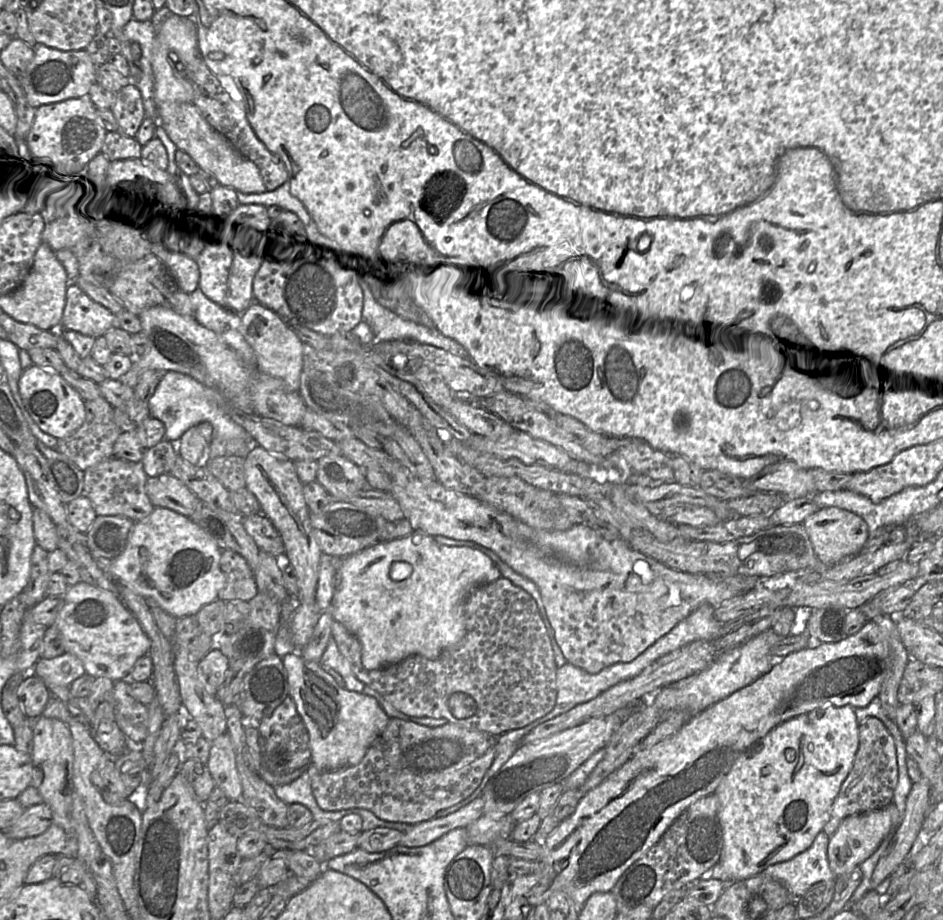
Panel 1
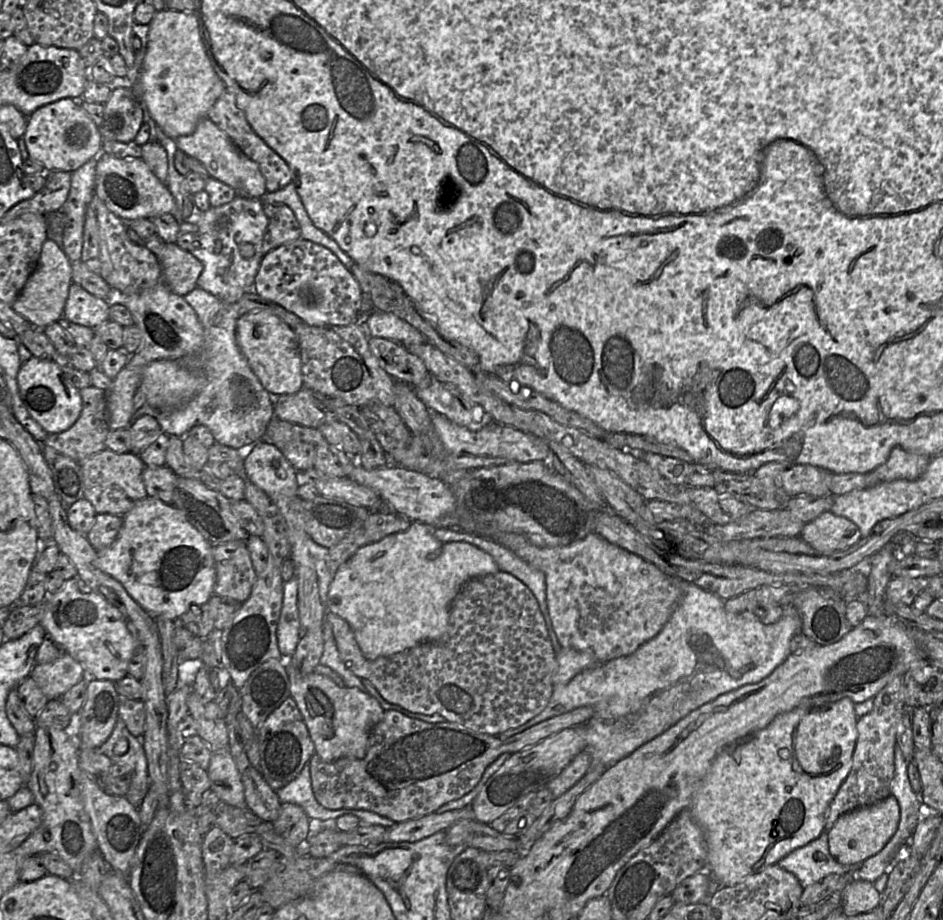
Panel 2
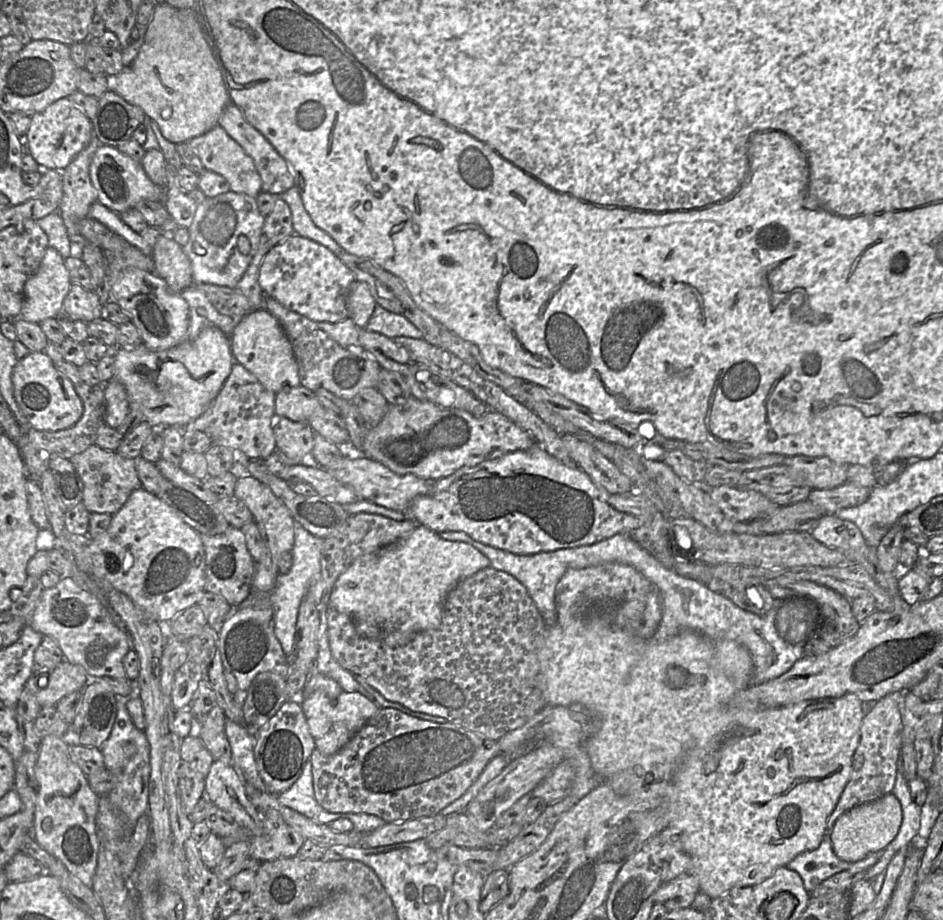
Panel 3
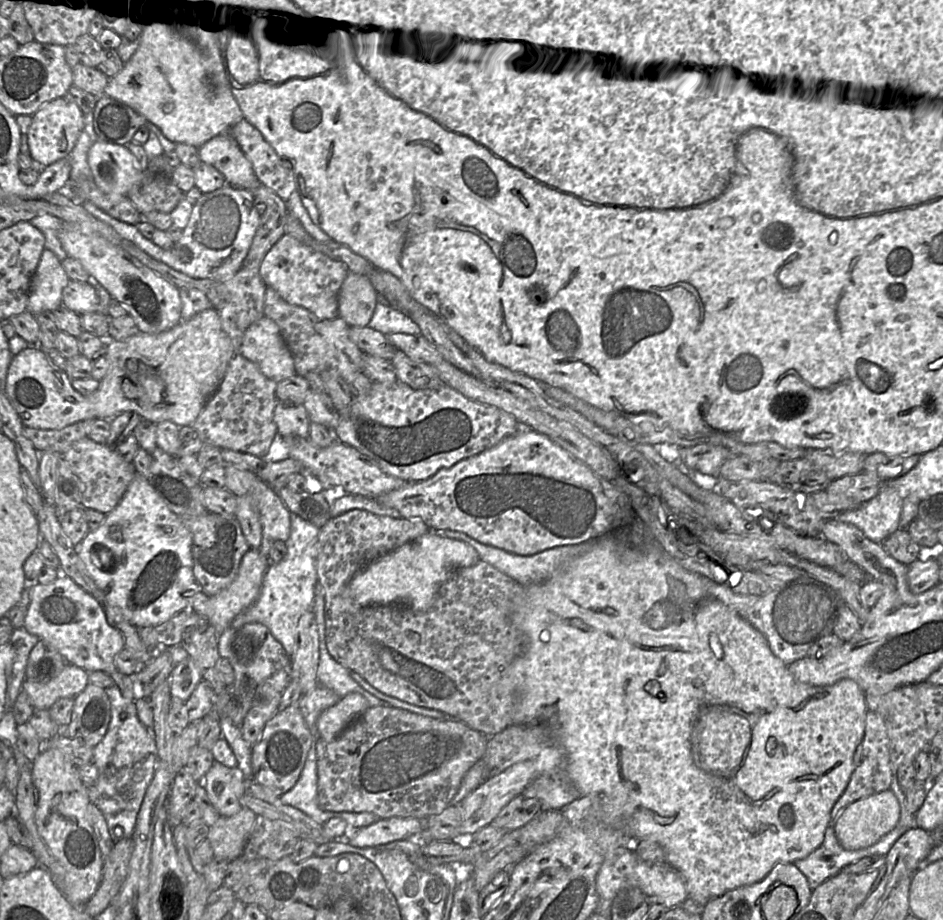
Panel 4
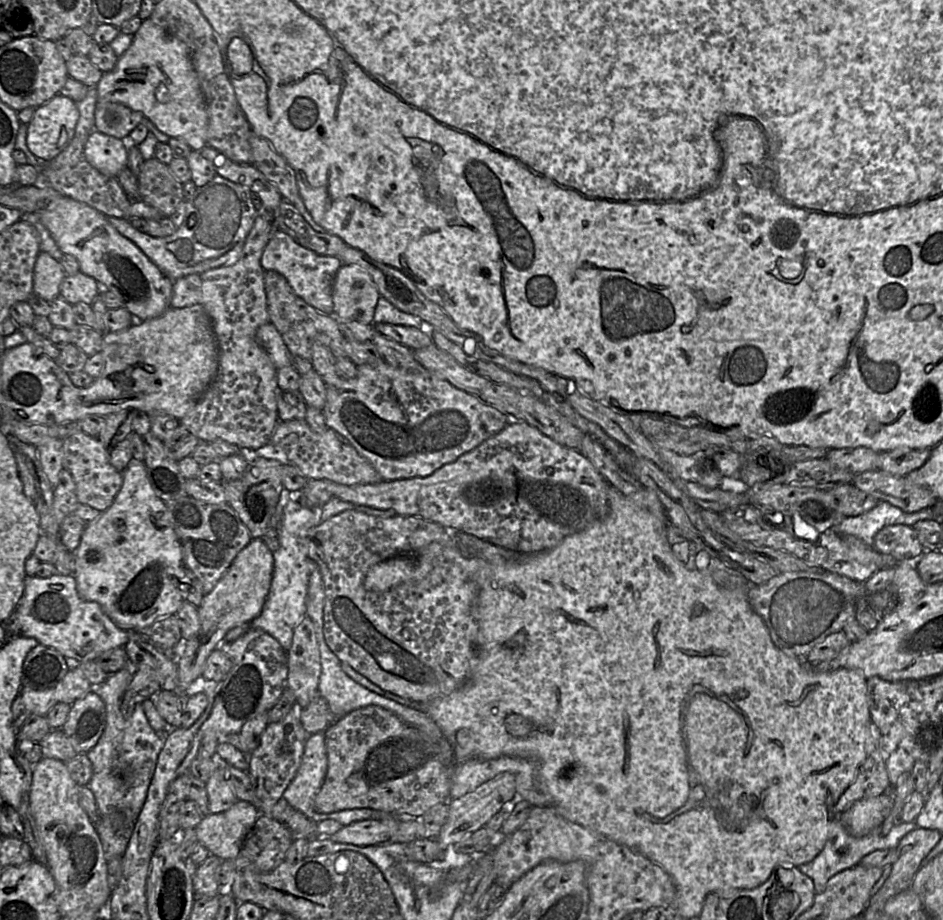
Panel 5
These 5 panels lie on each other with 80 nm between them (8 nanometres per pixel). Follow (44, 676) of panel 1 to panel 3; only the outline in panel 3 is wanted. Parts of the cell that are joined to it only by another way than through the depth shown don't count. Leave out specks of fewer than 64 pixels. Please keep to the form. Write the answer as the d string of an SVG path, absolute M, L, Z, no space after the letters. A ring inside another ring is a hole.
M65 659L48 674L45 688L38 686L38 679L38 675L32 674L24 687L35 695L42 707L55 705L62 697L87 686L85 669Z

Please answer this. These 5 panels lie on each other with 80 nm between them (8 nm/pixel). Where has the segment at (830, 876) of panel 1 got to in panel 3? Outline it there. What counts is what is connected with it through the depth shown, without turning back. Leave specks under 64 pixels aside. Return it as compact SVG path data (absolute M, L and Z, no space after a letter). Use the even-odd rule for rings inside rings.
M831 830L825 831L823 839L816 849L798 854L786 865L787 868L800 875L808 892L813 891L825 879L841 871L866 871L878 861L883 853L883 850L880 850L856 862L841 860L833 851Z

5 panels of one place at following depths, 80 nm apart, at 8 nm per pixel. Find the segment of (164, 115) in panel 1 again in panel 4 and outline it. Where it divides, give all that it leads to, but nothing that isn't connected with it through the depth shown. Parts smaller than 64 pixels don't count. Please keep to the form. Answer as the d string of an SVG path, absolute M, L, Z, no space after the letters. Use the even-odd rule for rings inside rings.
M228 132L219 134L201 145L198 155L203 162L222 173L226 183L235 188L252 190L261 184L251 162Z

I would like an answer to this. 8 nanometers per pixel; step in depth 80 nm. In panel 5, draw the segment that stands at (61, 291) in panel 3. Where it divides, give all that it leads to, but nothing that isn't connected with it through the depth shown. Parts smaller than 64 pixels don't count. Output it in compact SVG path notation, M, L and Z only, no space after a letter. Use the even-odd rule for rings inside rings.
M46 252L39 253L33 275L33 293L46 301L60 296L60 285L66 273L56 259Z

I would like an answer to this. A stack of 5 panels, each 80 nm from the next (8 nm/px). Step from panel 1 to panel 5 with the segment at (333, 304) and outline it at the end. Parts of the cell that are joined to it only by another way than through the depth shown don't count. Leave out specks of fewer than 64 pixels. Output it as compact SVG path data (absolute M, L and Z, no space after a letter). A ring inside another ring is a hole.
M278 230L266 245L262 256L263 269L274 270L285 277L294 293L323 314L333 314L333 283L342 262L337 256L324 256L305 248L289 235Z

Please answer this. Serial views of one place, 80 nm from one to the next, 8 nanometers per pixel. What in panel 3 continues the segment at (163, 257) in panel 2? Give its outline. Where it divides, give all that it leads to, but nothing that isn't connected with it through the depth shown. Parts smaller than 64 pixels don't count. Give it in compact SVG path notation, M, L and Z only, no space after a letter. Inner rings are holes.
M160 234L151 255L154 273L160 276L170 291L181 293L193 283L192 265L182 246L169 234Z

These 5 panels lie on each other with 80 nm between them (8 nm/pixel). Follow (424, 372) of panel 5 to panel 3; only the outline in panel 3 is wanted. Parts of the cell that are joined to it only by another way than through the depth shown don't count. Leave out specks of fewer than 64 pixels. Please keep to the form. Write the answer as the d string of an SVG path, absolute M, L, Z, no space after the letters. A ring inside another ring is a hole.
M410 397L404 404L389 405L381 421L367 430L360 456L378 461L396 474L413 474L433 482L448 477L460 468L473 467L510 452L527 450L535 444L530 433L501 413L488 409L485 414L476 417L465 410L442 408L435 403Z

